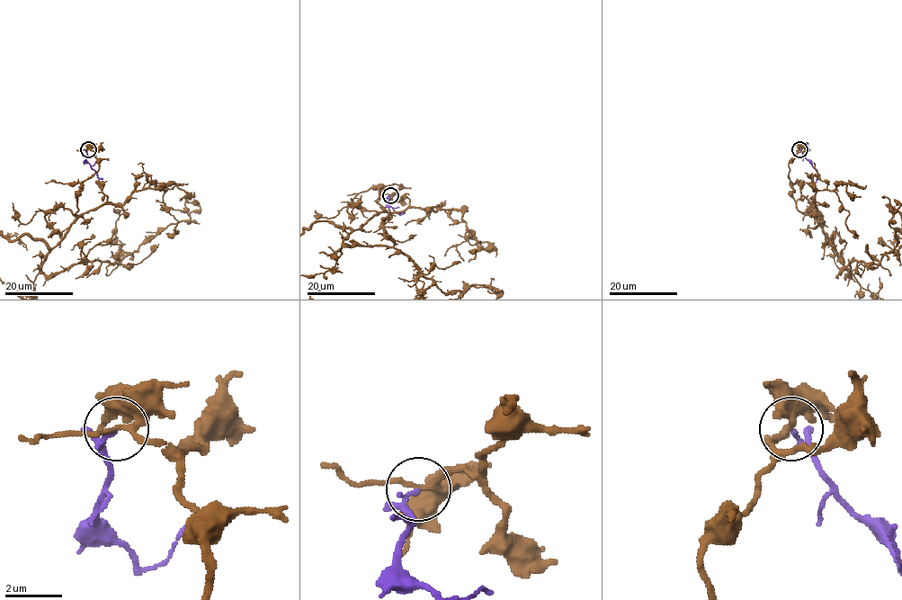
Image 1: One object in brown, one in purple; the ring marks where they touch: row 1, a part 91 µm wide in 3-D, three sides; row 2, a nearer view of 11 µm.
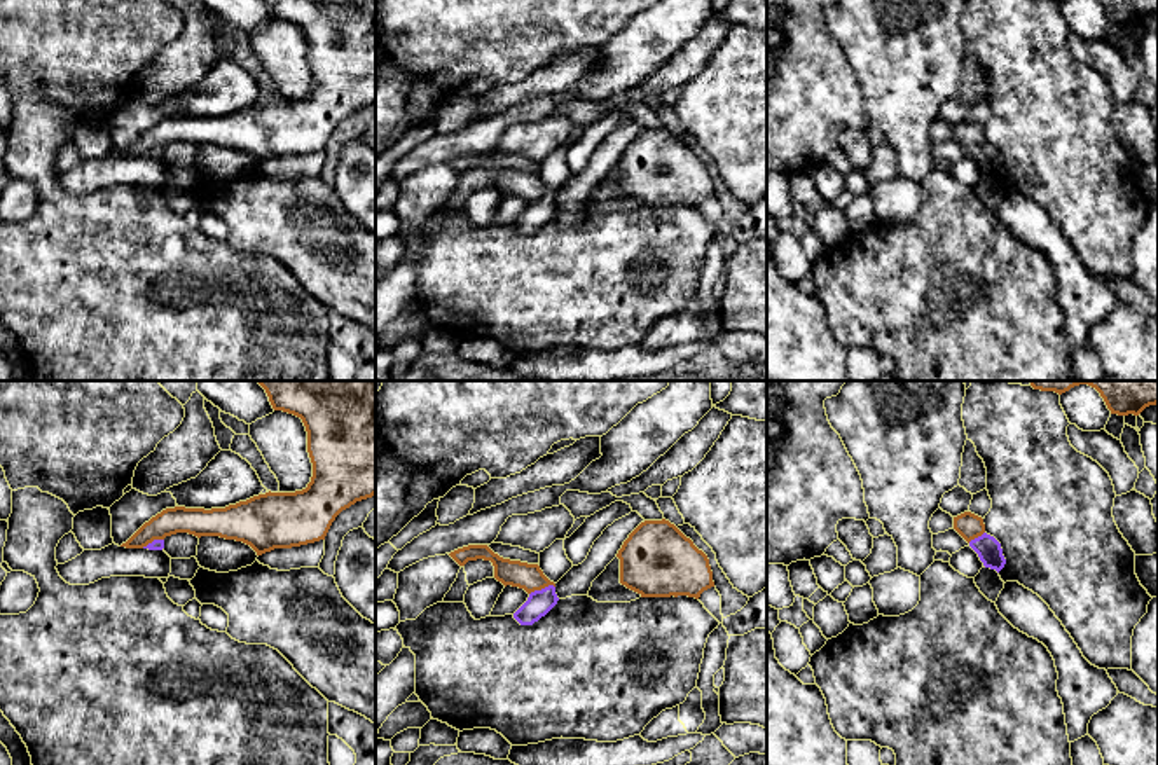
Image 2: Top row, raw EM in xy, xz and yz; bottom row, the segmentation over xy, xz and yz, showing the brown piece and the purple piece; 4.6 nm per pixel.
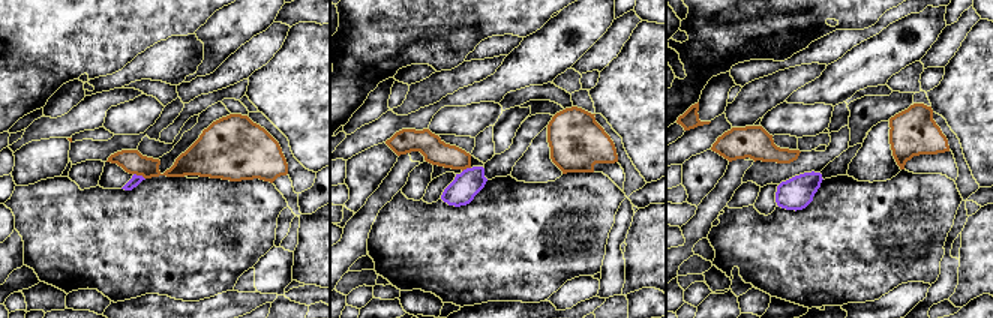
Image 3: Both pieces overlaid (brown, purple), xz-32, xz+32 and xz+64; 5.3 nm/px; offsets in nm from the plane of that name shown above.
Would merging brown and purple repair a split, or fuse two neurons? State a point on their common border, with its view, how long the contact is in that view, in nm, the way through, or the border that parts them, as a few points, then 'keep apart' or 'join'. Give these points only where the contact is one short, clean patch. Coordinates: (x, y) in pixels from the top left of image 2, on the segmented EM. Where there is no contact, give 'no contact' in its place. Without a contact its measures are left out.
meets brown in xz at (542, 587); contact 130 nm long; border along xz (554, 585), (535, 589), (530, 594); keep apart

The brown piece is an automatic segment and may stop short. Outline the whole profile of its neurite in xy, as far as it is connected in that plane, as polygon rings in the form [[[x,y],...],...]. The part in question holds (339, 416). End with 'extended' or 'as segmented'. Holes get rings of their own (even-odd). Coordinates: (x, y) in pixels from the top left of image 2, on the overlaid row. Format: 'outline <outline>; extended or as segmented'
outline [[[257,381],[274,410],[302,419],[313,477],[295,493],[265,493],[225,508],[166,508],[145,522],[126,543],[143,548],[176,533],[220,536],[250,545],[257,555],[325,540],[335,517],[376,494],[376,381]]]; as segmented

